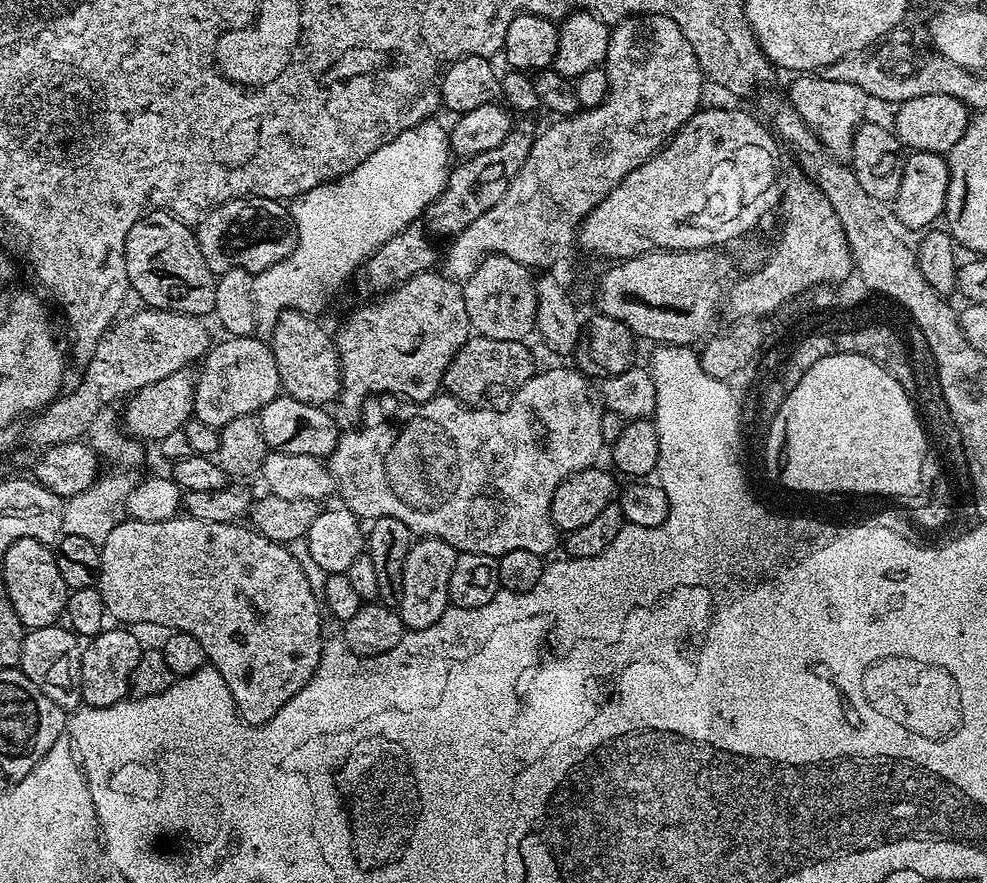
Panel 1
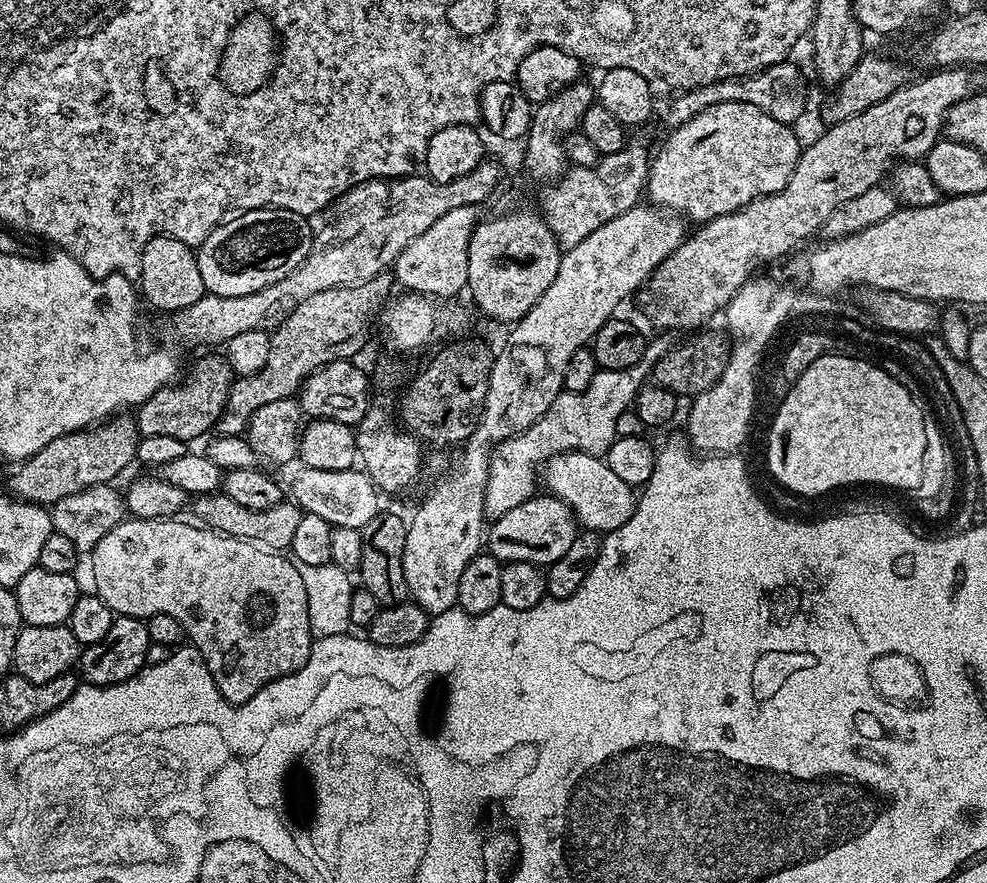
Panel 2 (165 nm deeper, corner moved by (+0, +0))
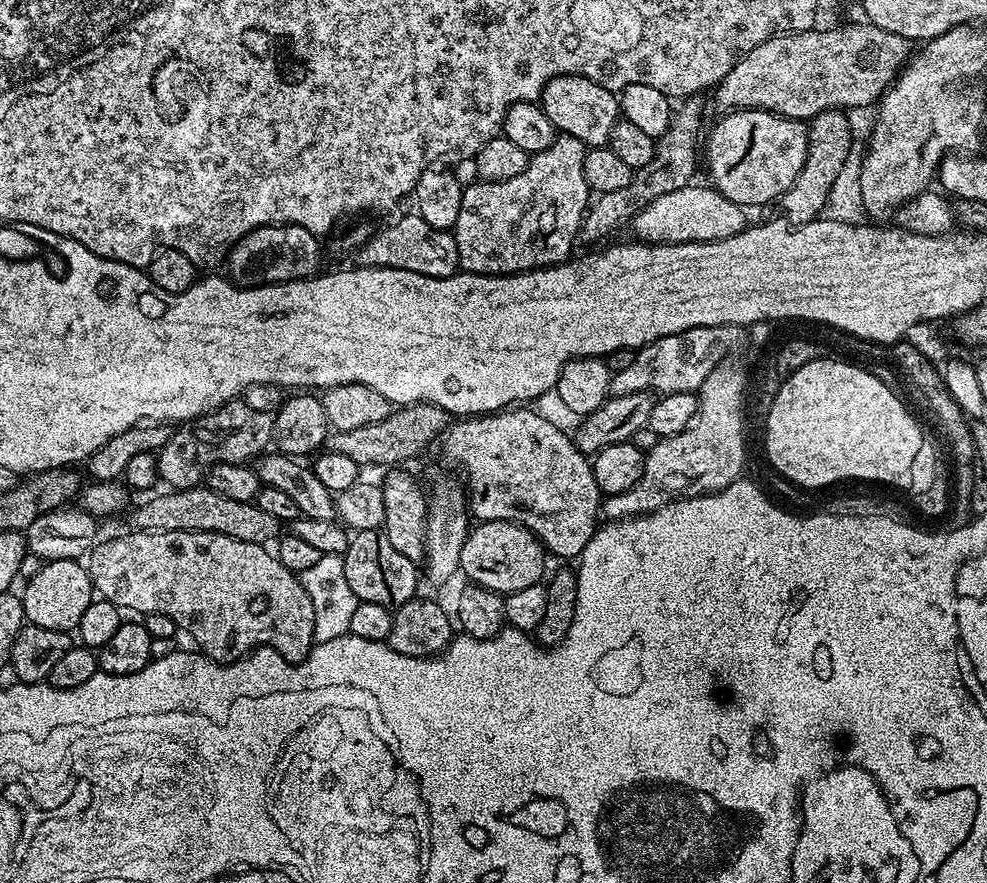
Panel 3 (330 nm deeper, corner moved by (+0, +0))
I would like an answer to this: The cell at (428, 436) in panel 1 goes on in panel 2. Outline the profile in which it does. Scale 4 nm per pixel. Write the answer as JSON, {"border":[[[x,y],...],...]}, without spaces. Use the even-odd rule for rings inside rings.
{"border":[[[649,339],[644,357],[627,372],[597,371],[594,382],[590,382],[586,390],[561,392],[550,410],[546,410],[542,418],[538,418],[538,422],[534,422],[524,432],[495,445],[492,455],[488,457],[488,481],[484,490],[485,517],[501,516],[506,514],[506,510],[514,510],[514,506],[530,499],[537,491],[536,484],[532,481],[532,471],[536,464],[538,468],[551,456],[556,456],[559,452],[585,452],[591,456],[603,457],[617,438],[618,414],[633,407],[642,381],[651,373],[652,365],[658,357],[668,353],[669,347],[669,341]]]}

